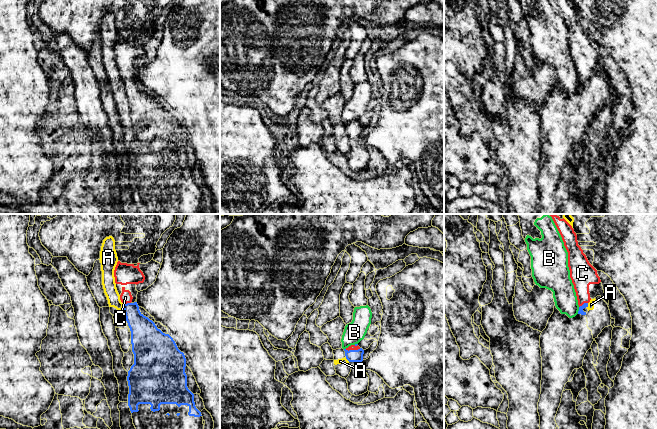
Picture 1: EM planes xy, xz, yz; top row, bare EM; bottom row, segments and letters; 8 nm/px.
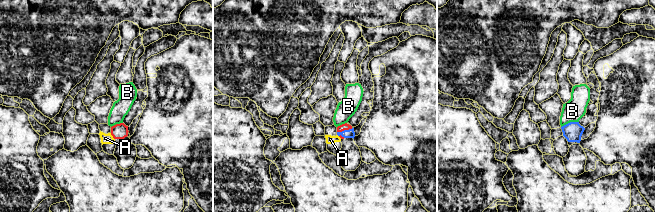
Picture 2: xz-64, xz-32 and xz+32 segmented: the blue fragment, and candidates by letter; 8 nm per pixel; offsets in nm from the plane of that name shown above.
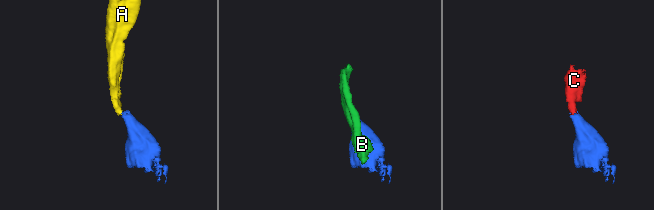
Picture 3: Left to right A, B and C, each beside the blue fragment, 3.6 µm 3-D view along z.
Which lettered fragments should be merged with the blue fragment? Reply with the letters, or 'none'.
C

